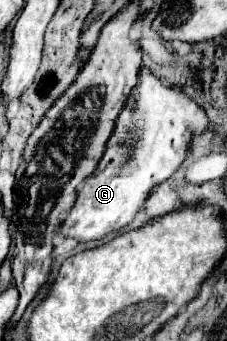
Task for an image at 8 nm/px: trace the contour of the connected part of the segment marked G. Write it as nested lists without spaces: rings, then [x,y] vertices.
[[[142,68],[138,84],[118,114],[104,156],[94,174],[78,188],[76,204],[64,216],[60,234],[76,238],[78,242],[88,242],[130,224],[150,192],[182,166],[192,138],[202,136],[208,126],[210,120],[196,100],[192,100],[180,86],[168,84],[166,78]]]

